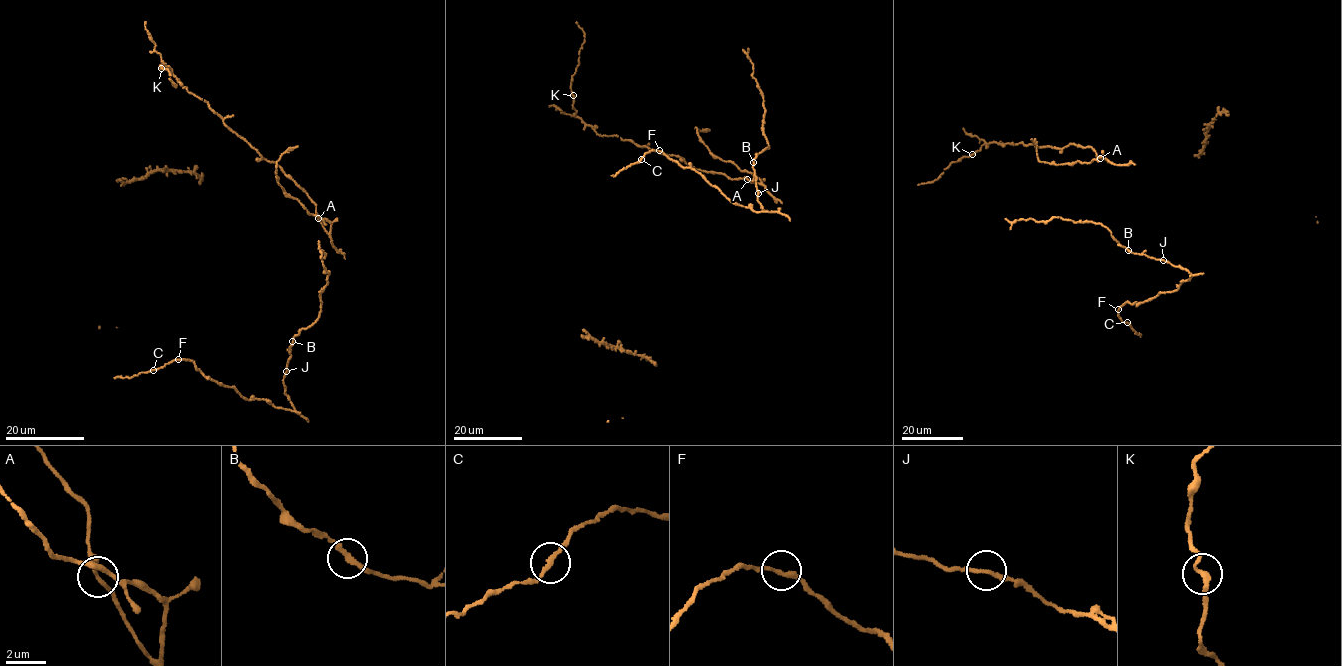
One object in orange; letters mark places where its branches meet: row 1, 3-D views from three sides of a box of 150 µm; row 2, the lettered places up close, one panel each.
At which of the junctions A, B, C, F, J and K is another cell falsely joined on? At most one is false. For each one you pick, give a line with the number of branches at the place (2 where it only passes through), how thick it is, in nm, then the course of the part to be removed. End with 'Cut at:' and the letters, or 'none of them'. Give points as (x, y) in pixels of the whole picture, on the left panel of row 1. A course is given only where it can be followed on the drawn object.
Cut at: none of them

